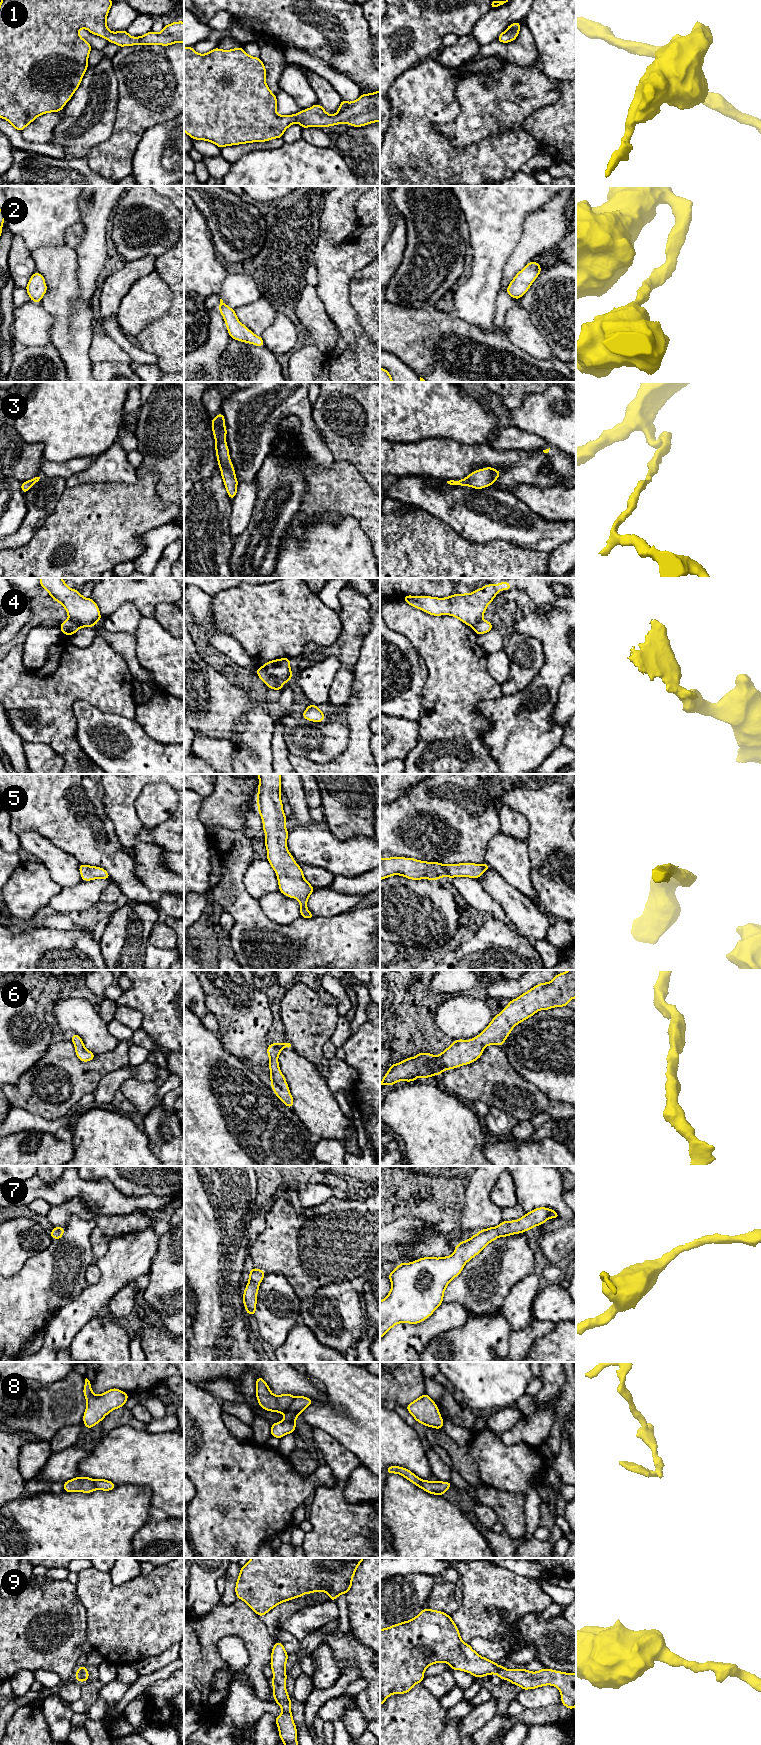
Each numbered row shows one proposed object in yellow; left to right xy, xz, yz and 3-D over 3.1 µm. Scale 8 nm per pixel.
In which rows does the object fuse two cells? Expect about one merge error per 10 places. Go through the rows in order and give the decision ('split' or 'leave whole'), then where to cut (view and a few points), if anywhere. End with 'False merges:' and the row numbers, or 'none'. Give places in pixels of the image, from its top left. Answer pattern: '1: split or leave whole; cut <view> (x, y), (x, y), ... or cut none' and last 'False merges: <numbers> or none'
1: leave whole; cut none
2: leave whole; cut none
3: leave whole; cut none
4: split; cut xz (260, 667), (282, 684)
5: leave whole; cut none
6: leave whole; cut none
7: leave whole; cut none
8: split; cut xz (295, 1397), (283, 1413)
9: leave whole; cut none
False merges: 4, 8

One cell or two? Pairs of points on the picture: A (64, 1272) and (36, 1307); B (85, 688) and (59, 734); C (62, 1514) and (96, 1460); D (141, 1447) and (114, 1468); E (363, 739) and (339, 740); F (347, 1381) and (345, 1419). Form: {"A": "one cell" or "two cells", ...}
{"A": "one cell", "B": "one cell", "C": "two cells", "D": "one cell", "E": "two cells", "F": "one cell"}

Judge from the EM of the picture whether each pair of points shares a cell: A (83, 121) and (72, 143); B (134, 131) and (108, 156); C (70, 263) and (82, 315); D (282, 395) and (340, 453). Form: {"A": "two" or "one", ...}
{"A": "one", "B": "one", "C": "one", "D": "two"}

